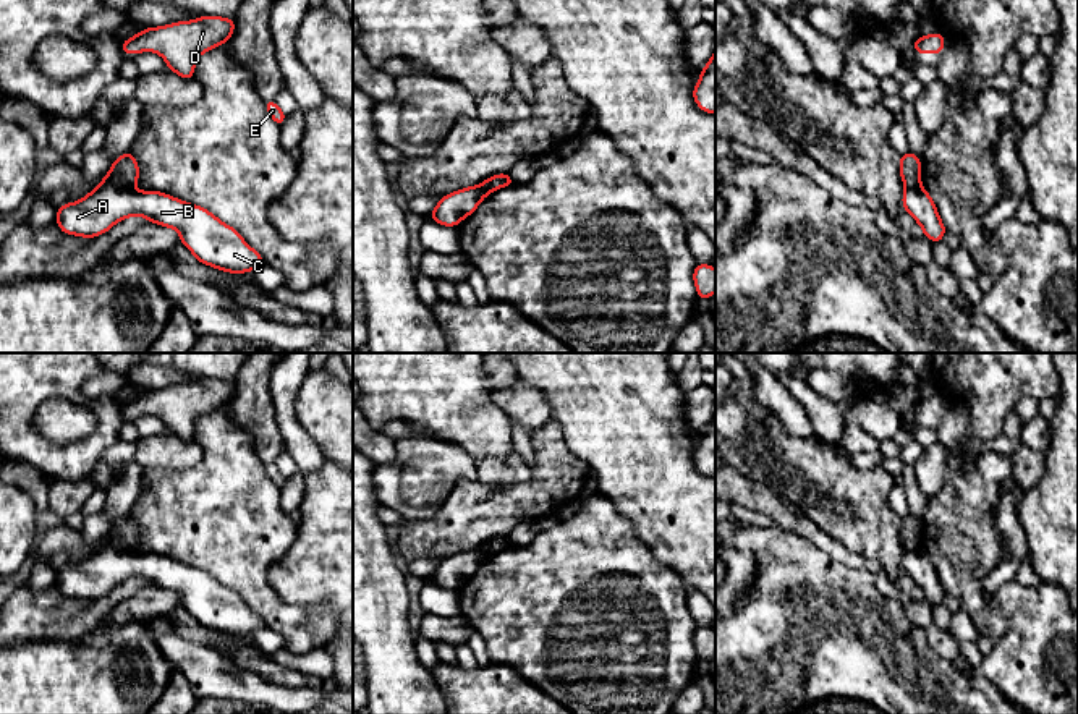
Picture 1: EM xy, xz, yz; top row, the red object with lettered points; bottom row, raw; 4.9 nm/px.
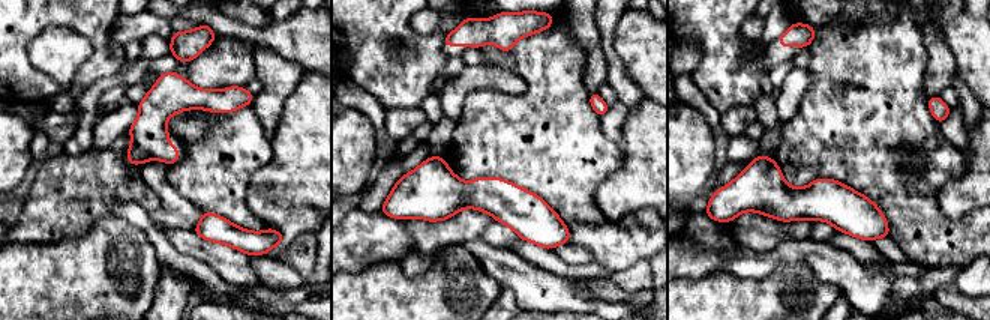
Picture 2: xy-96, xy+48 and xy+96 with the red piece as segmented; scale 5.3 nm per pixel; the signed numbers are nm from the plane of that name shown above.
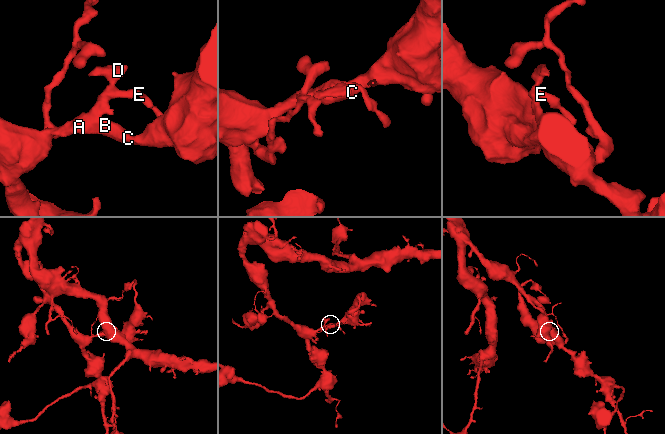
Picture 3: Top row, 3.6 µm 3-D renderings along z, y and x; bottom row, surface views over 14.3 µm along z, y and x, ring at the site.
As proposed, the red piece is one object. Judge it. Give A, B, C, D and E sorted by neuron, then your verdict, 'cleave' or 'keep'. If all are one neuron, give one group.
A B C / D E; cleave

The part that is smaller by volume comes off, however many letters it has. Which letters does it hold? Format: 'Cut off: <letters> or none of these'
Cut off: D, E

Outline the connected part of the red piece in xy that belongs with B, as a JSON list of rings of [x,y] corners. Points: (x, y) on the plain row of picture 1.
[[[108,538],[102,539],[102,546],[81,563],[63,567],[55,583],[66,597],[94,601],[136,576],[152,586],[178,593],[180,606],[197,625],[230,636],[267,628],[235,591],[204,570],[160,554],[136,554],[115,547]]]

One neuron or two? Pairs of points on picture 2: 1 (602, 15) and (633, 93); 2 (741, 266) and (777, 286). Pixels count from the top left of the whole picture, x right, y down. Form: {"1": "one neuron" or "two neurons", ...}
{"1": "one neuron", "2": "two neurons"}

